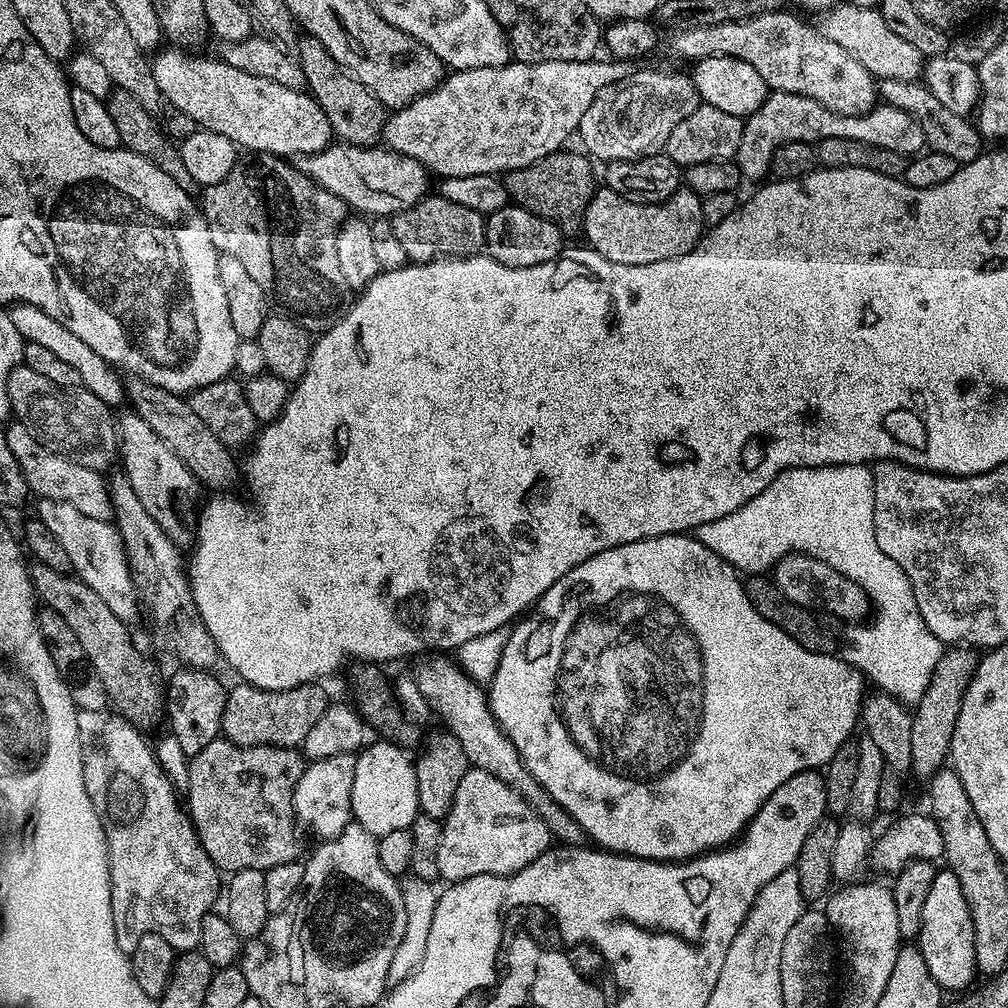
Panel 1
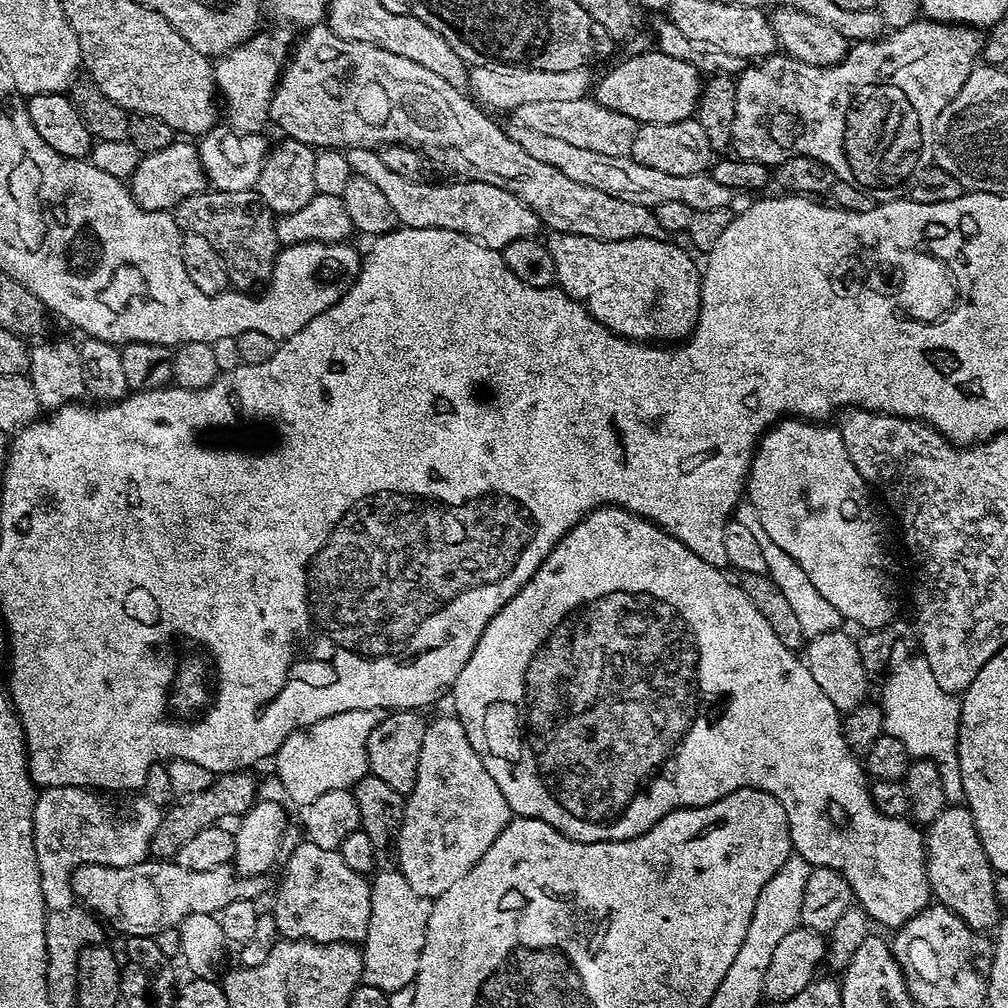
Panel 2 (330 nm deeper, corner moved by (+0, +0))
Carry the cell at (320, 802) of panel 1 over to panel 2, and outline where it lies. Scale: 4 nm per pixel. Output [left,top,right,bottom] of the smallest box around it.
[70,858,268,937]

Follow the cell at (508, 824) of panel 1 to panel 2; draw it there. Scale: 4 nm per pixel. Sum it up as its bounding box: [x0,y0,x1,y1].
[398,714,510,898]

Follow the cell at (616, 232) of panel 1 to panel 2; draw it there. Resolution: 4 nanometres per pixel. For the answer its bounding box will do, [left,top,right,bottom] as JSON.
[546,230,701,338]

